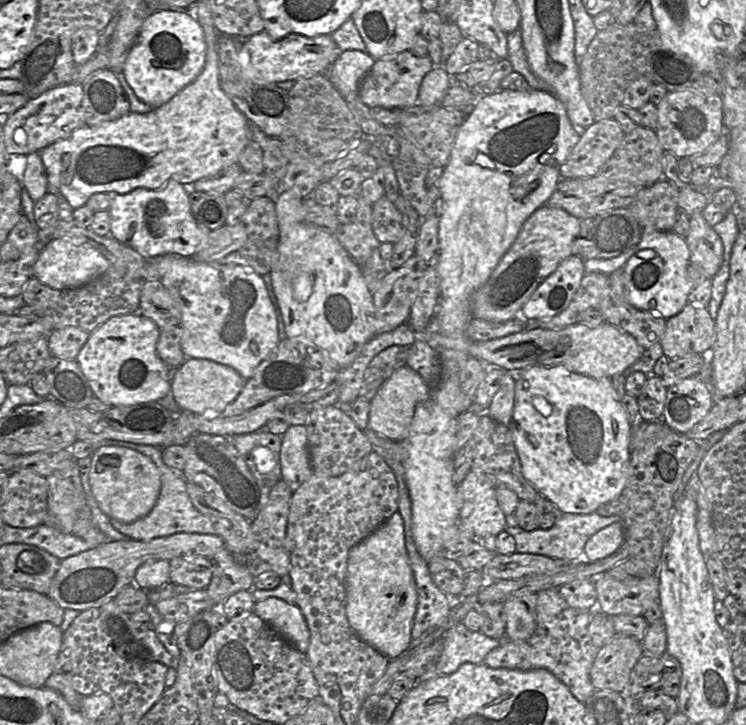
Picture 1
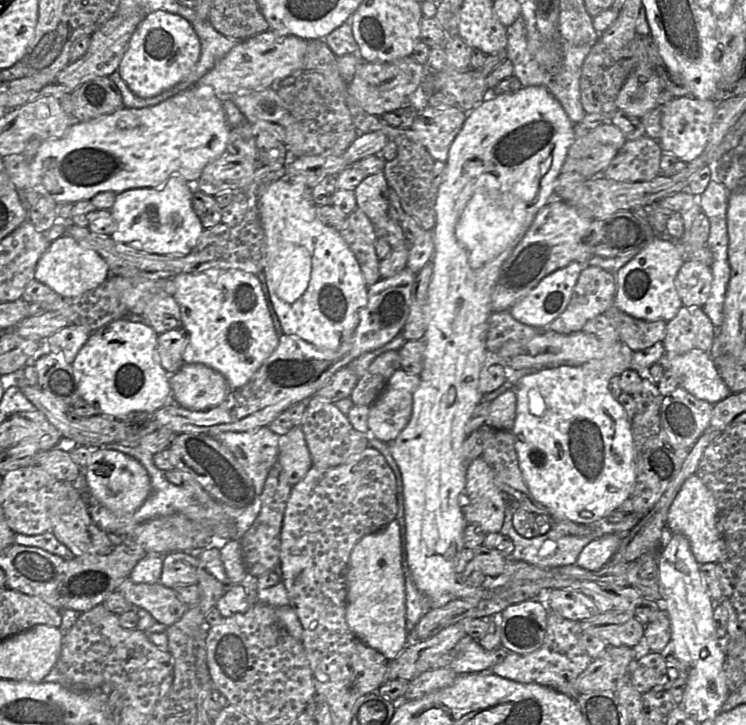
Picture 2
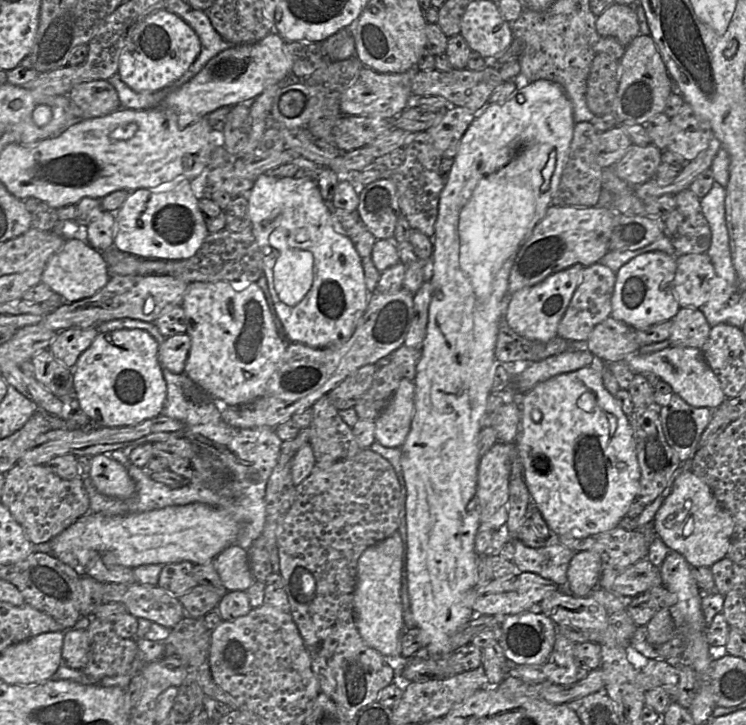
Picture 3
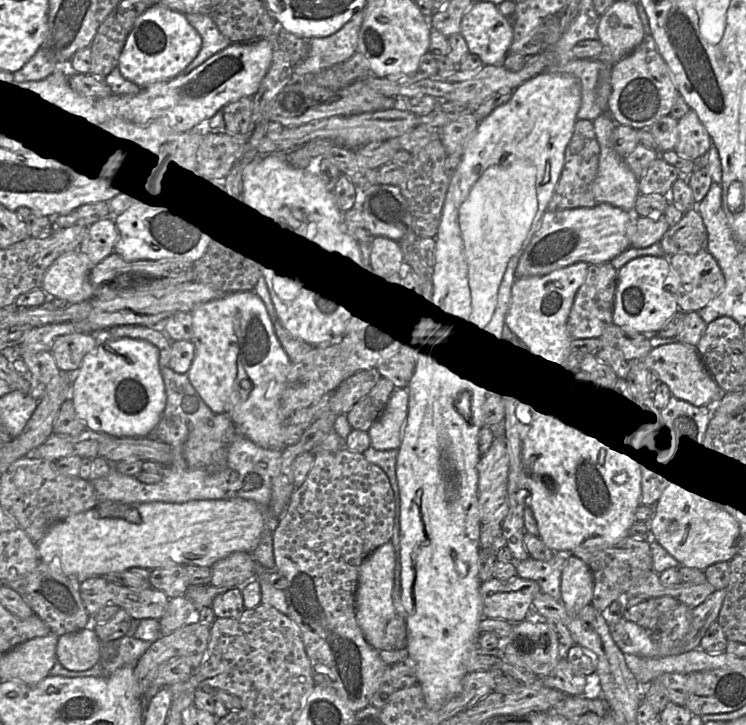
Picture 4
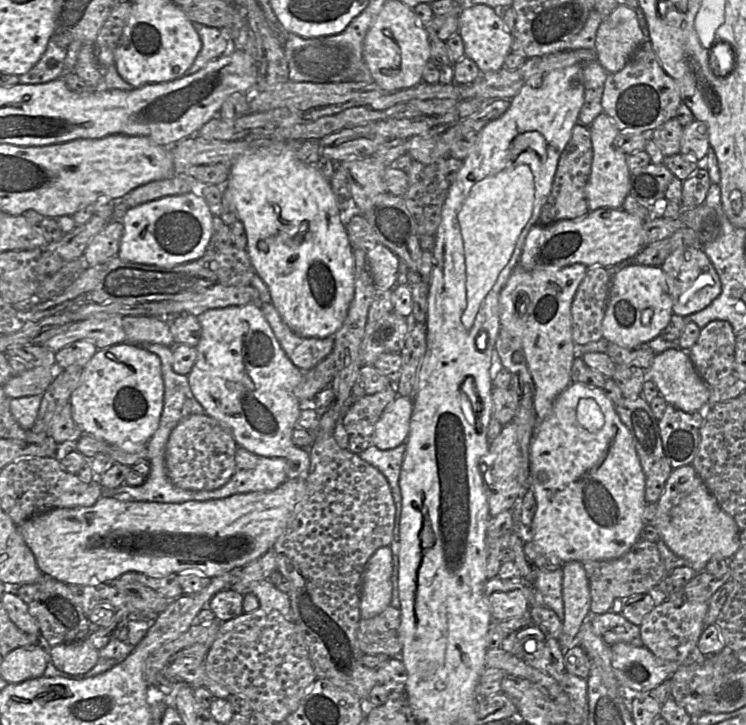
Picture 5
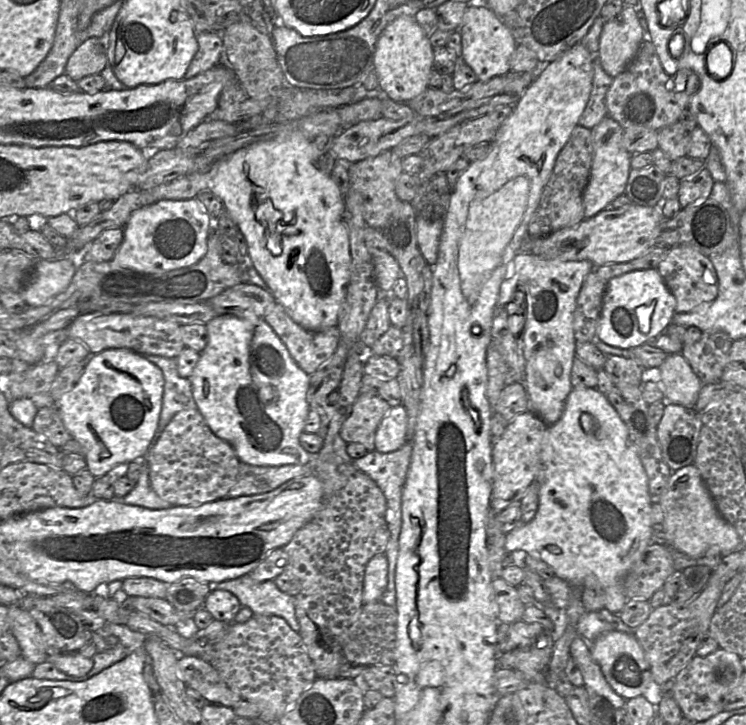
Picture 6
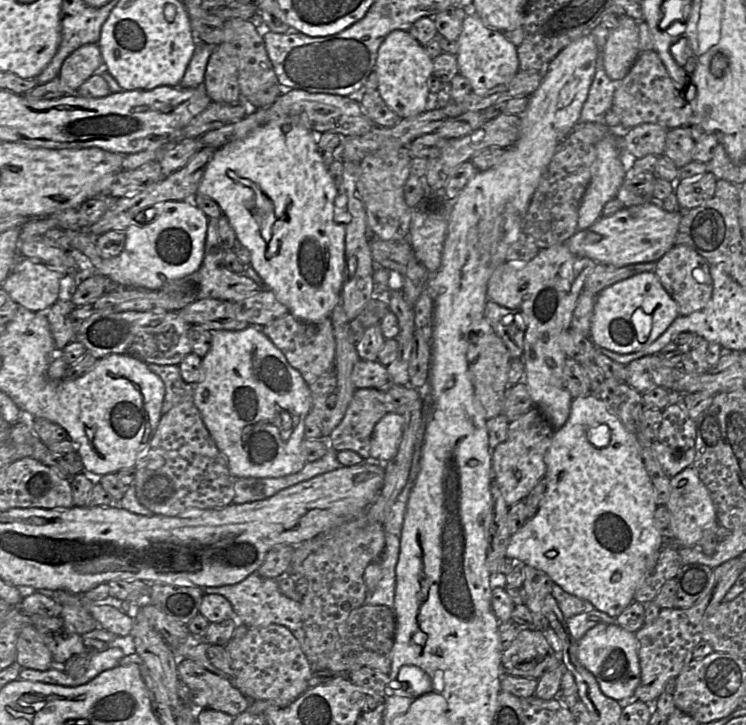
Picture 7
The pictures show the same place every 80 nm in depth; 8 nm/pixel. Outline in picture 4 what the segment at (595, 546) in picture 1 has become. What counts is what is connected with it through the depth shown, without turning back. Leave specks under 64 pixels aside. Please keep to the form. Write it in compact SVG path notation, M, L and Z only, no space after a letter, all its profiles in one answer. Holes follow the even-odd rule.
M570 555L563 566L561 575L561 601L568 613L578 613L591 603L594 580L587 564Z

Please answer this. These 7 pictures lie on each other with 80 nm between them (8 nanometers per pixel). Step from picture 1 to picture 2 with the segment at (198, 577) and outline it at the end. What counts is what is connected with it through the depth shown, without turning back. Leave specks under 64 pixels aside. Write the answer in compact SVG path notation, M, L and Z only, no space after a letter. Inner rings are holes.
M171 552L163 556L159 583L167 588L198 585L199 559L197 553Z

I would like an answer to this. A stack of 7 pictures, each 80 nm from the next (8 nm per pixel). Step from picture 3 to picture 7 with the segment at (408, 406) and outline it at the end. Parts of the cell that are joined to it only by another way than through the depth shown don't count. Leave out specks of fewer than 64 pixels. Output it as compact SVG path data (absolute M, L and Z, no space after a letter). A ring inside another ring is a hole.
M394 412L385 415L374 428L370 457L384 464L391 461L398 452L404 424L403 415Z

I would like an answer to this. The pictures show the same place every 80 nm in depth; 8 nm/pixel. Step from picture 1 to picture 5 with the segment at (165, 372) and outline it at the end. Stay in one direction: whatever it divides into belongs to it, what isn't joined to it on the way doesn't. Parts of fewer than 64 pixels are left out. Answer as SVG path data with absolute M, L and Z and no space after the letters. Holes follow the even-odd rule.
M132 343L97 349L83 367L80 383L71 393L69 404L72 418L84 434L115 445L121 445L125 441L146 445L158 428L164 404L160 358L143 346Z

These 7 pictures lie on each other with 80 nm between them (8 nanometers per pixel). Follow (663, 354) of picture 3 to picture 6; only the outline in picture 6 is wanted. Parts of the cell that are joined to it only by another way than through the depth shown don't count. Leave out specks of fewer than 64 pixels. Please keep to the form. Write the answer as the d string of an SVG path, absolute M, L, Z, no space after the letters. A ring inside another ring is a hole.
M668 353L658 368L661 379L657 384L663 392L667 403L678 404L686 408L694 408L703 384L682 353Z

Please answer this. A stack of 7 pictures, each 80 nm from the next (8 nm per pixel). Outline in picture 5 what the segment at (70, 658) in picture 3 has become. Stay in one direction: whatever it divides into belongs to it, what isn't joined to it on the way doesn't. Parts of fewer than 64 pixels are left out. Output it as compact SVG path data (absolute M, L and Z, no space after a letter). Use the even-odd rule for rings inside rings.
M87 639L63 643L49 648L50 661L61 671L85 674L99 660L99 650Z

